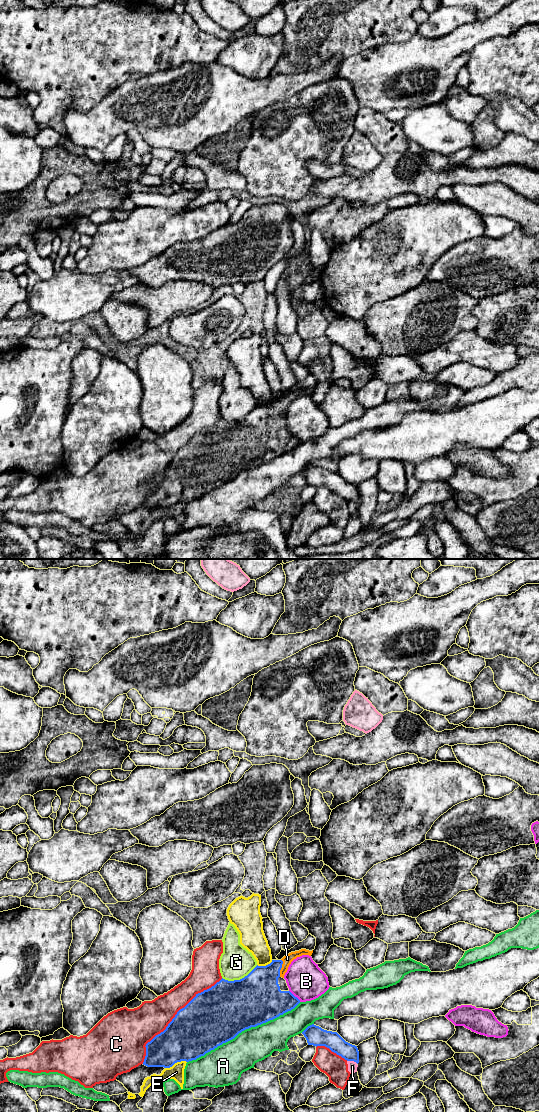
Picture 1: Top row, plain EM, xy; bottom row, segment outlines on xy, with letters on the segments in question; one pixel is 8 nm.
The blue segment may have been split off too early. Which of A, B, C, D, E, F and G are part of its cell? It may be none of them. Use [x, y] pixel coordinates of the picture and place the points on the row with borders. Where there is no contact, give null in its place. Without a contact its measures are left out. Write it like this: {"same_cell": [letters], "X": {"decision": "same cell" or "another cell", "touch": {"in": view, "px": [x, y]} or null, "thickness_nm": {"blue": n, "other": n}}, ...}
{"same_cell": ["D"], "A": {"decision": "another cell", "touch": {"in": "xy", "px": [243, 1030]}, "thickness_nm": {"blue": 460, "other": 280}}, "B": {"decision": "another cell", "touch": {"in": "xy", "px": [294, 996]}, "thickness_nm": {"blue": 320, "other": 300}}, "C": {"decision": "another cell", "touch": {"in": "xy", "px": [174, 1017]}, "thickness_nm": {"blue": 420, "other": 280}}, "D": {"decision": "same cell", "touch": {"in": "xy", "px": [281, 967]}, "thickness_nm": {"blue": 300, "other": 70}}, "E": {"decision": "another cell", "touch": {"in": "xy", "px": [175, 1062]}, "thickness_nm": {"blue": 380, "other": 120}}, "F": {"decision": "another cell", "touch": {"in": "xy", "px": [352, 1060]}, "thickness_nm": {"blue": 140, "other": 80}}, "G": {"decision": "another cell", "touch": {"in": "xy", "px": [240, 979]}, "thickness_nm": {"blue": 440, "other": 260}}}

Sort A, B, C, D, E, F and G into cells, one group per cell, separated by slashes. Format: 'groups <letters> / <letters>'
groups A / B / C / D / E / F / G

